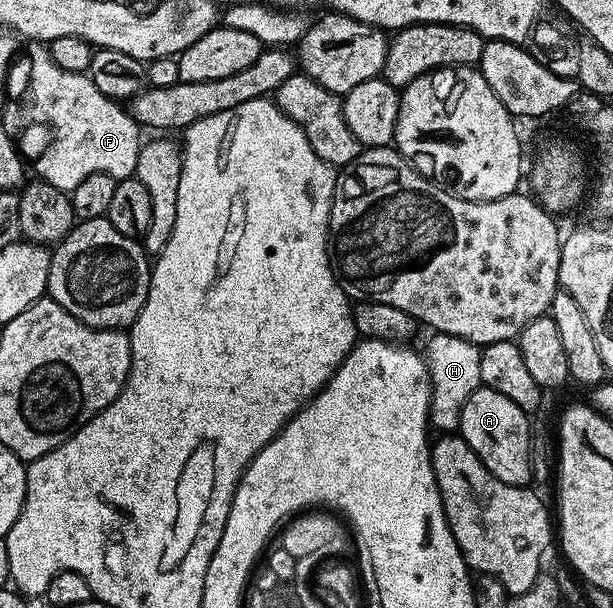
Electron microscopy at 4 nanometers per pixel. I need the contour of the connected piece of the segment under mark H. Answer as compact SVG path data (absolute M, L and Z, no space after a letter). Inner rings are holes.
M437 332L429 335L426 342L424 357L426 367L430 373L430 421L429 425L438 429L438 432L457 431L460 424L460 412L478 387L482 385L480 380L480 356L481 349L473 342L464 340L460 336L440 334Z

